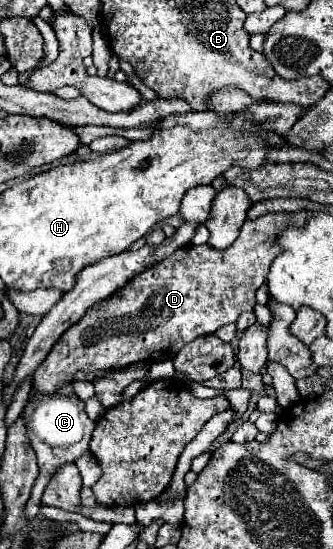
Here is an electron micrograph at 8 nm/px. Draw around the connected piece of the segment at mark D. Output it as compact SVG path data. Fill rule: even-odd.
M282 212L264 214L256 220L246 220L238 240L228 250L218 252L208 244L190 244L146 272L136 274L124 288L102 300L100 308L90 308L80 322L62 334L48 358L34 372L32 390L54 394L54 390L72 384L78 370L96 372L124 368L138 360L172 360L182 346L198 336L212 334L220 326L236 322L244 310L254 308L254 294L266 280L272 260L282 252L278 246L280 234L288 226L304 226L308 218L306 212L292 216Z

